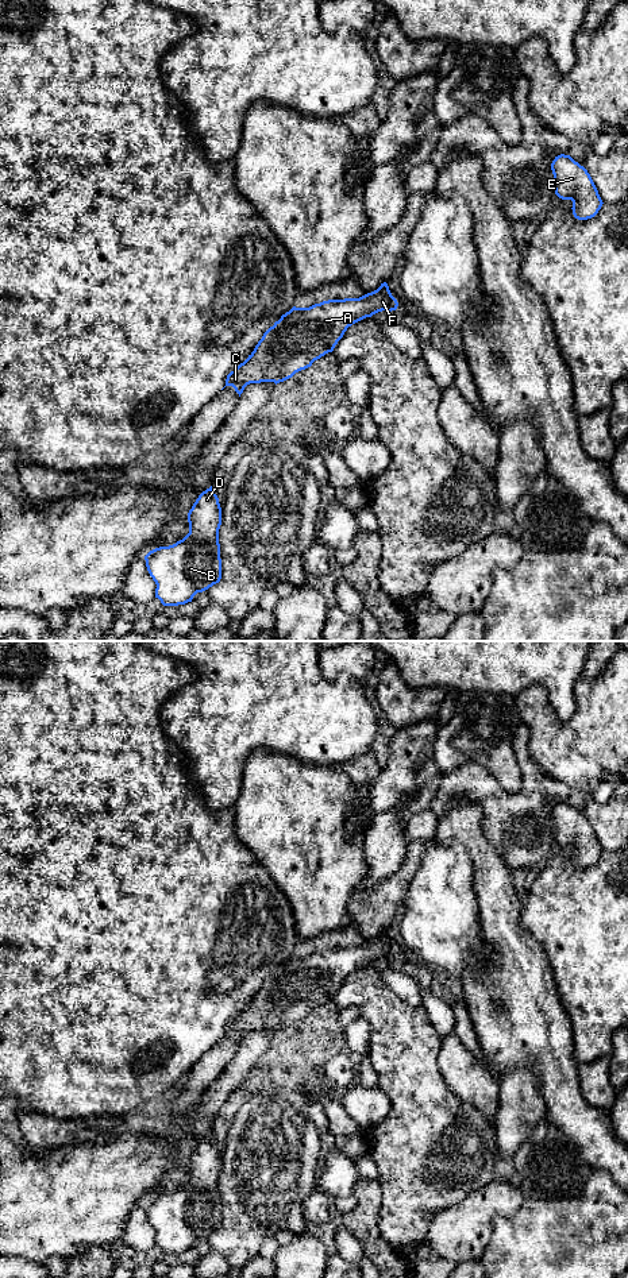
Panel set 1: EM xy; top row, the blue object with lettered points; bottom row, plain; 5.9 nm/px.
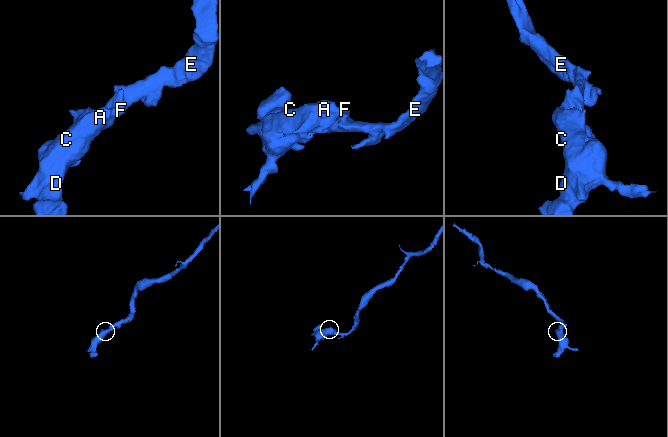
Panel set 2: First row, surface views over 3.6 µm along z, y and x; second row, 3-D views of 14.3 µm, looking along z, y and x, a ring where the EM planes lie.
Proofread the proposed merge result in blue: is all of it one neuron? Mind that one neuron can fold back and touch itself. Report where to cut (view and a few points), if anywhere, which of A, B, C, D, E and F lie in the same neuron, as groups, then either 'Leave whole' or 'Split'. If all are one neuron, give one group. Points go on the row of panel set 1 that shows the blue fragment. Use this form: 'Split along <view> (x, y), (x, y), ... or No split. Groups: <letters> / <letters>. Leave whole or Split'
No split. Groups: A B C D E F. Leave whole

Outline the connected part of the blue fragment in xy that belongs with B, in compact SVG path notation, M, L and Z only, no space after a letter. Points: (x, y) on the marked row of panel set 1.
M212 486L203 491L188 513L189 533L169 547L159 547L146 556L146 567L157 584L155 598L163 606L178 606L192 602L197 592L203 592L221 579L221 559L219 529L221 507Z

